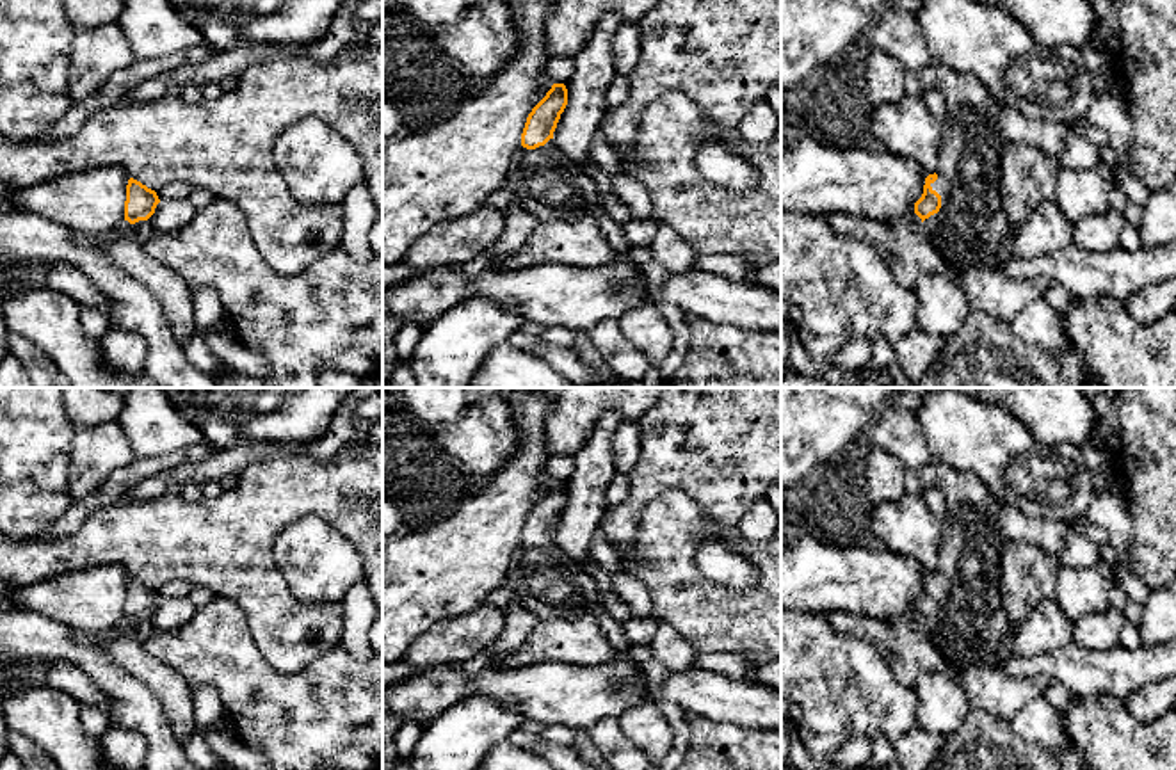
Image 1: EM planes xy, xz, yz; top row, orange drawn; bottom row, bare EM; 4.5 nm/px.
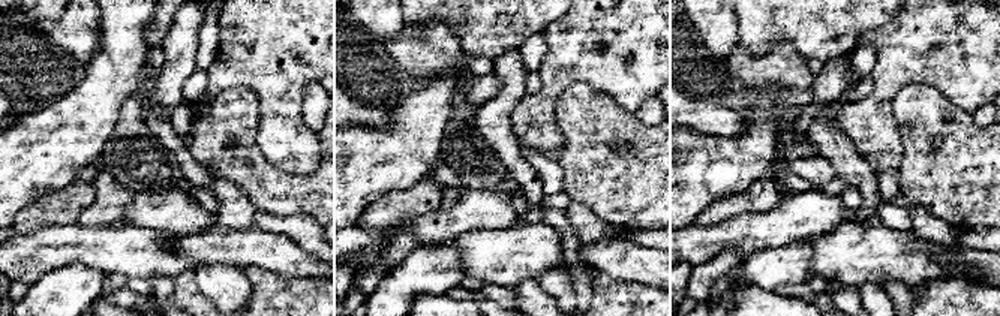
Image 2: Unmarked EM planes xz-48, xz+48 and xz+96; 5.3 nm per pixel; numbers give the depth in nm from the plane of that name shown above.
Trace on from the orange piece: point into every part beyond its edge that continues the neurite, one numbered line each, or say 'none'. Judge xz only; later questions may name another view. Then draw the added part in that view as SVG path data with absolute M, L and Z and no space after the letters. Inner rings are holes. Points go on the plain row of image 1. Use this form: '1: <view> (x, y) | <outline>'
1: xz (550, 584) | M550 537L544 544L520 544L505 585L520 594L520 605L541 619L576 619L598 605L594 578L571 560Z

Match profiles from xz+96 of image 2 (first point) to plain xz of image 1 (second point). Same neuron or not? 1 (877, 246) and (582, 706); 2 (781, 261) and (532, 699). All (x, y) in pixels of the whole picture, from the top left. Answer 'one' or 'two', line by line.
1: one
2: two

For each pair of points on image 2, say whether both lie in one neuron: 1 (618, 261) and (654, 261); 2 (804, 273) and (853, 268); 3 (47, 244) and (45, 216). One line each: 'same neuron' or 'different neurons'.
1: same neuron
2: different neurons
3: different neurons

